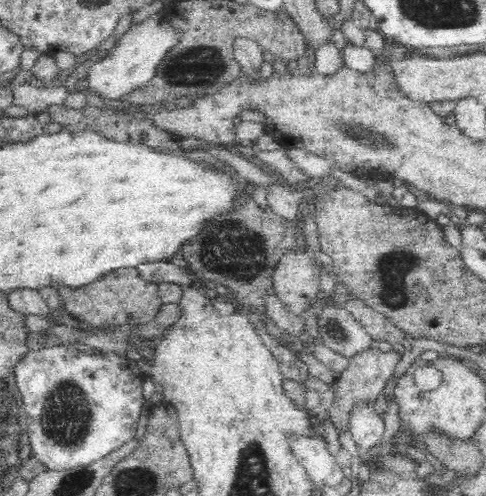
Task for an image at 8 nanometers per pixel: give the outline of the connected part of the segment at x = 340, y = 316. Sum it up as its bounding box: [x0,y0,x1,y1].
[319,302,374,359]

